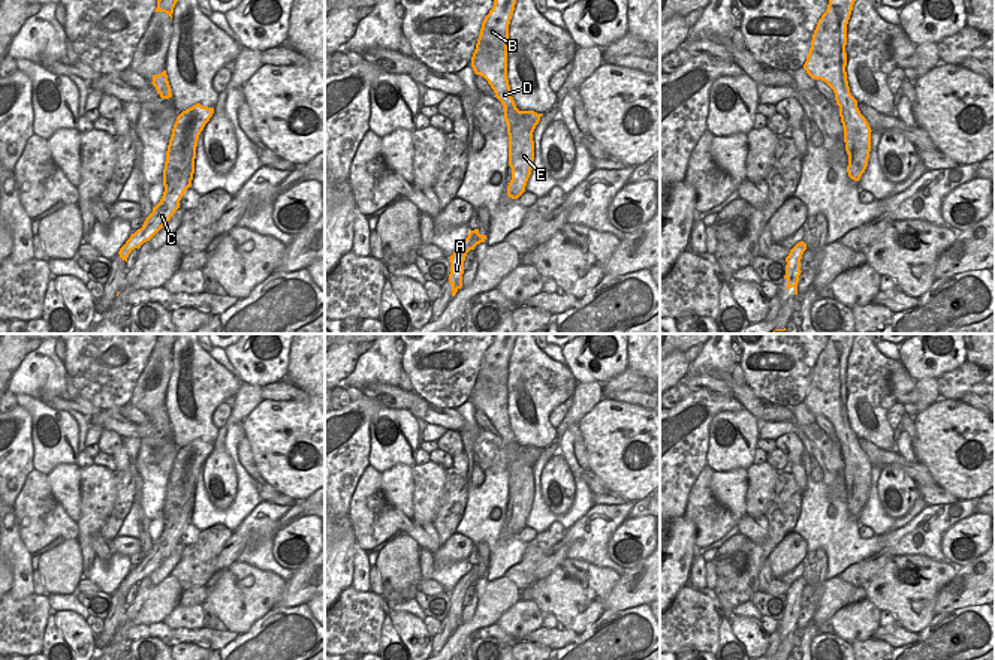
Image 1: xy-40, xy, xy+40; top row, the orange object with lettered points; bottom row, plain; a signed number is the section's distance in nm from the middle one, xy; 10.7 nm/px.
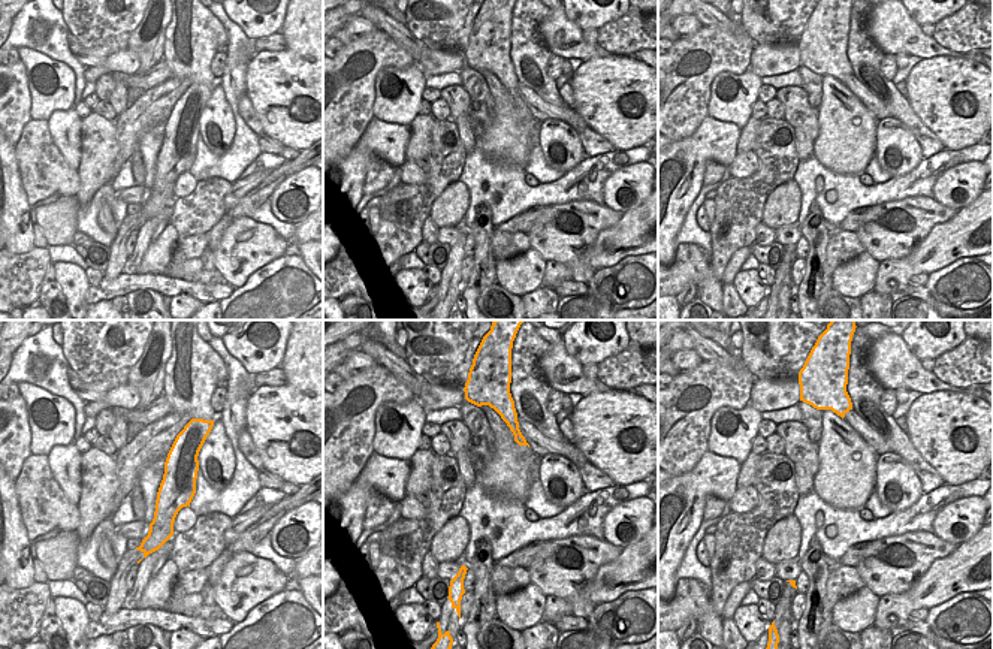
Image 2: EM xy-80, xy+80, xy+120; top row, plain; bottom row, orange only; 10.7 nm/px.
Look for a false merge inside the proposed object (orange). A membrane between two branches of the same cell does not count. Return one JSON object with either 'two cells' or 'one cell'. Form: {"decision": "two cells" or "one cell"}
{"decision": "two cells"}

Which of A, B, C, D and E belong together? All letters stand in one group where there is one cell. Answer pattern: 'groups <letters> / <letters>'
groups A B D / C E

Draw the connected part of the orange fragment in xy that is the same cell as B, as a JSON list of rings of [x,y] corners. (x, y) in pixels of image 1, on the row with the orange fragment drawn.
[[[494,0],[494,6],[485,16],[476,49],[471,57],[471,67],[476,75],[483,76],[504,106],[507,135],[522,117],[515,105],[507,79],[507,39],[509,24],[516,0]]]

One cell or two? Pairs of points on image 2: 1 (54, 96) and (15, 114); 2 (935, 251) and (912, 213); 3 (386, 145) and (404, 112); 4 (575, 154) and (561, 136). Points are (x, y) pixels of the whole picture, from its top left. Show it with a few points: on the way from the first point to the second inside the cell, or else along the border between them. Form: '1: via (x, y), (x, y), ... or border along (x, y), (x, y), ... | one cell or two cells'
1: border along (26, 74), (32, 118) | two cells
2: border along (954, 214), (936, 223), (908, 254), (899, 257) | two cells
3: border along (373, 117), (409, 126) | two cells
4: via (570, 150), (561, 141) | one cell

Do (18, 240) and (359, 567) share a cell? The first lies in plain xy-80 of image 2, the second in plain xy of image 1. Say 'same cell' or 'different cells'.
same cell

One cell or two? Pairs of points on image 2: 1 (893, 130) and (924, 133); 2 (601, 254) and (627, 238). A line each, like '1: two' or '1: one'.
1: two
2: one

